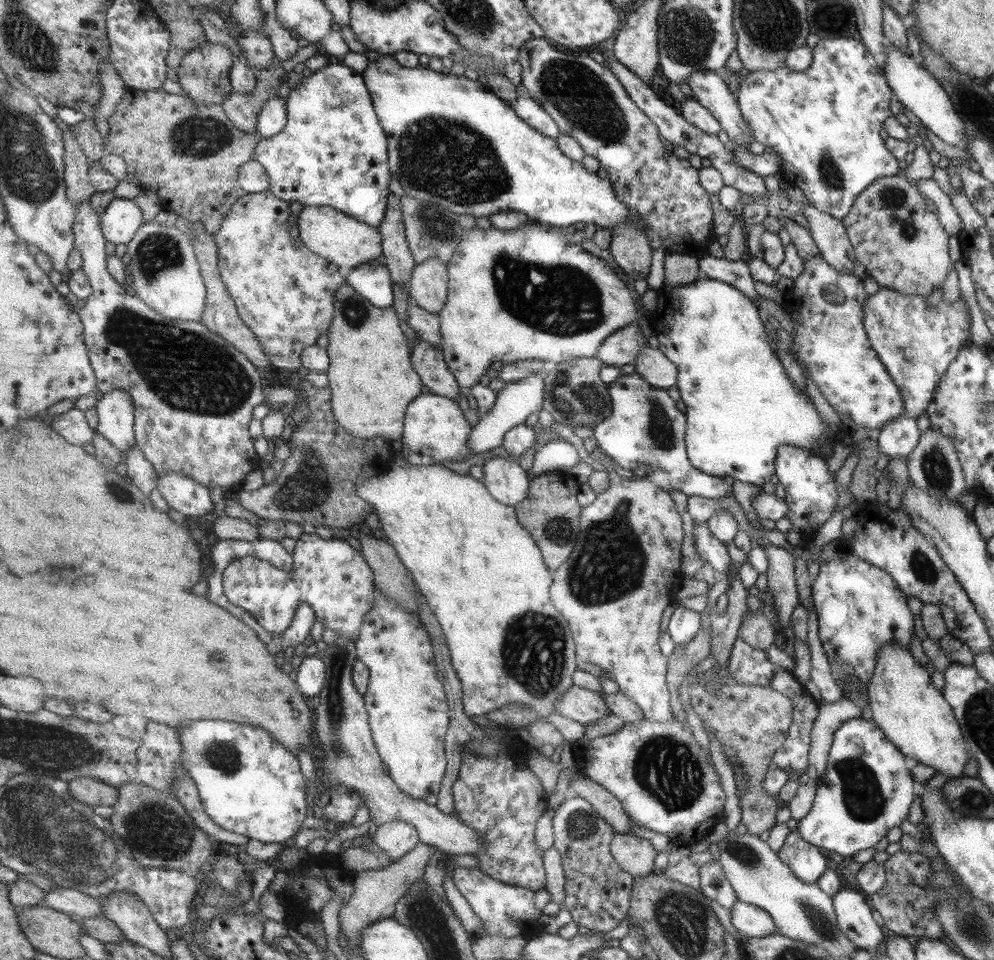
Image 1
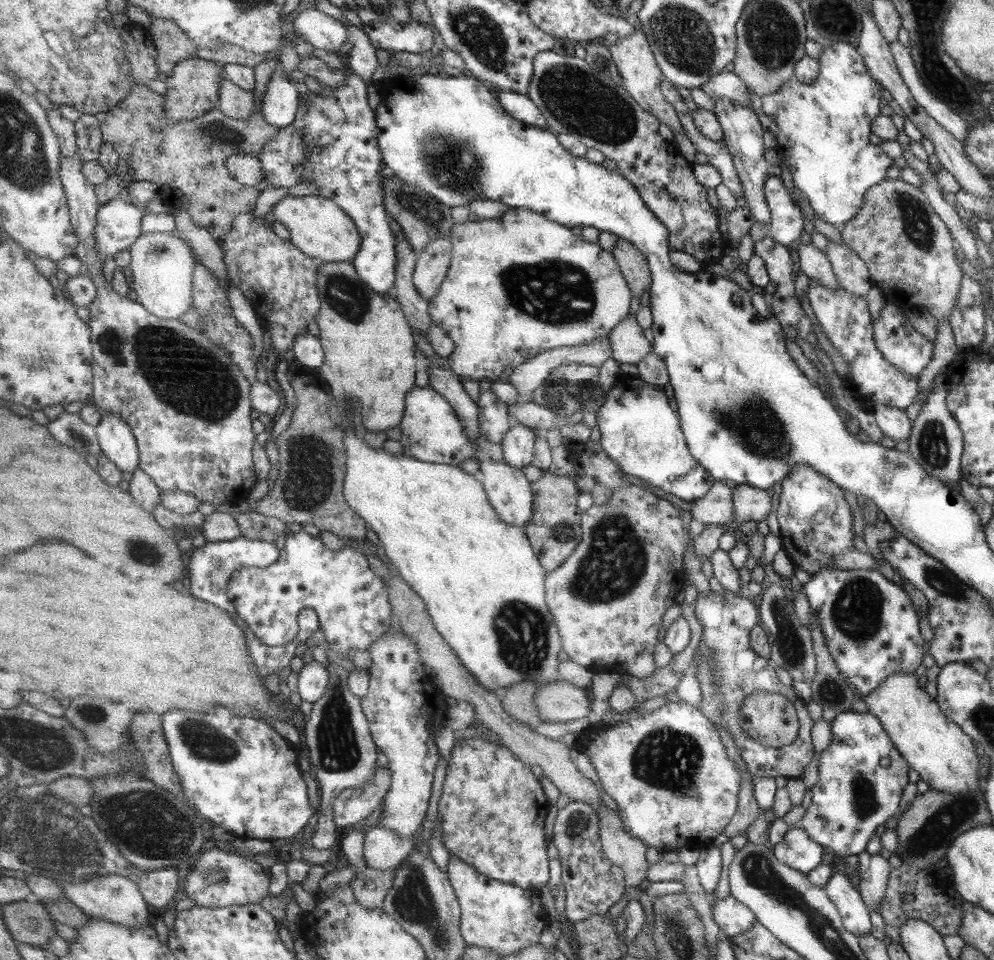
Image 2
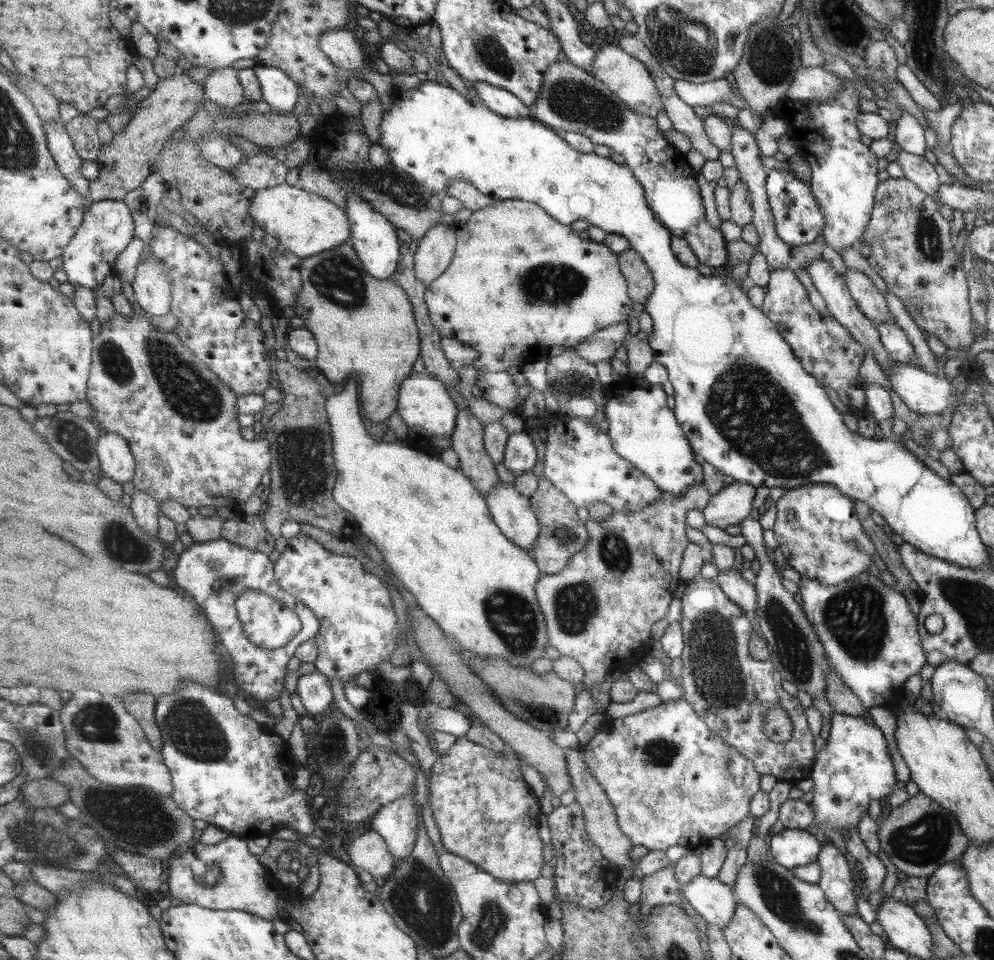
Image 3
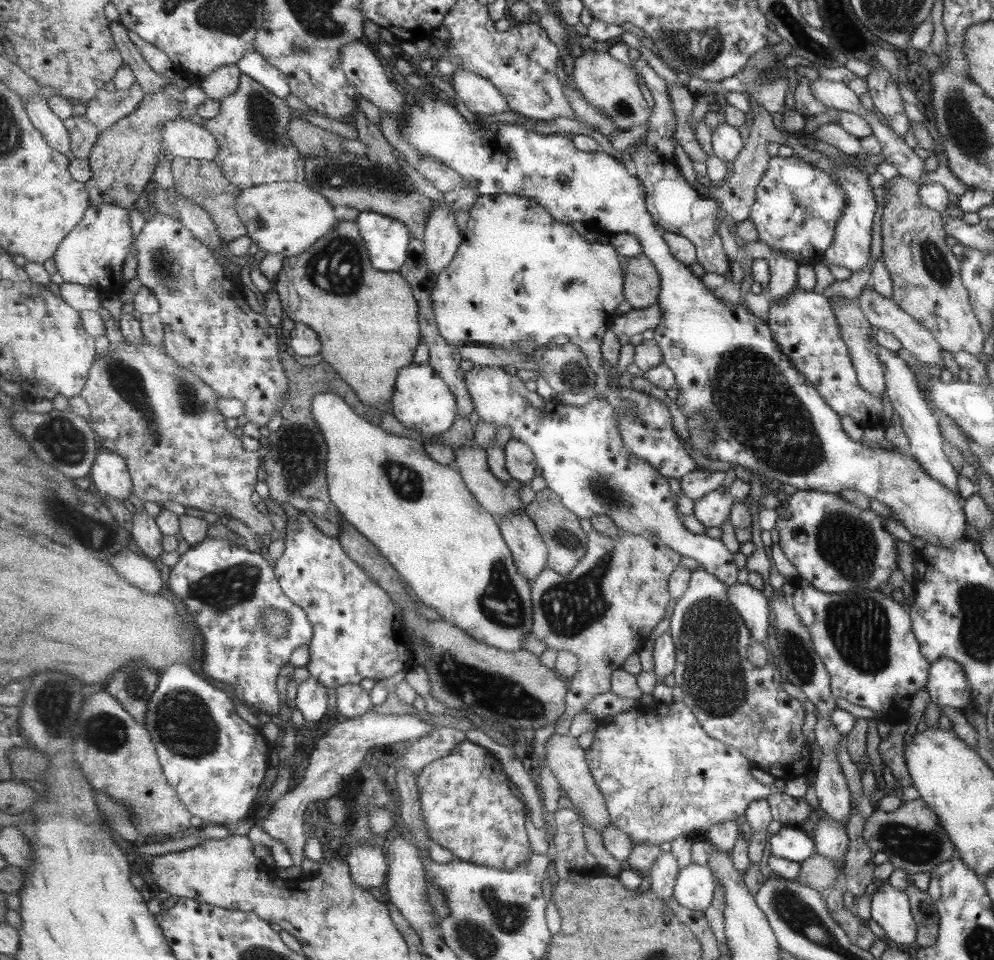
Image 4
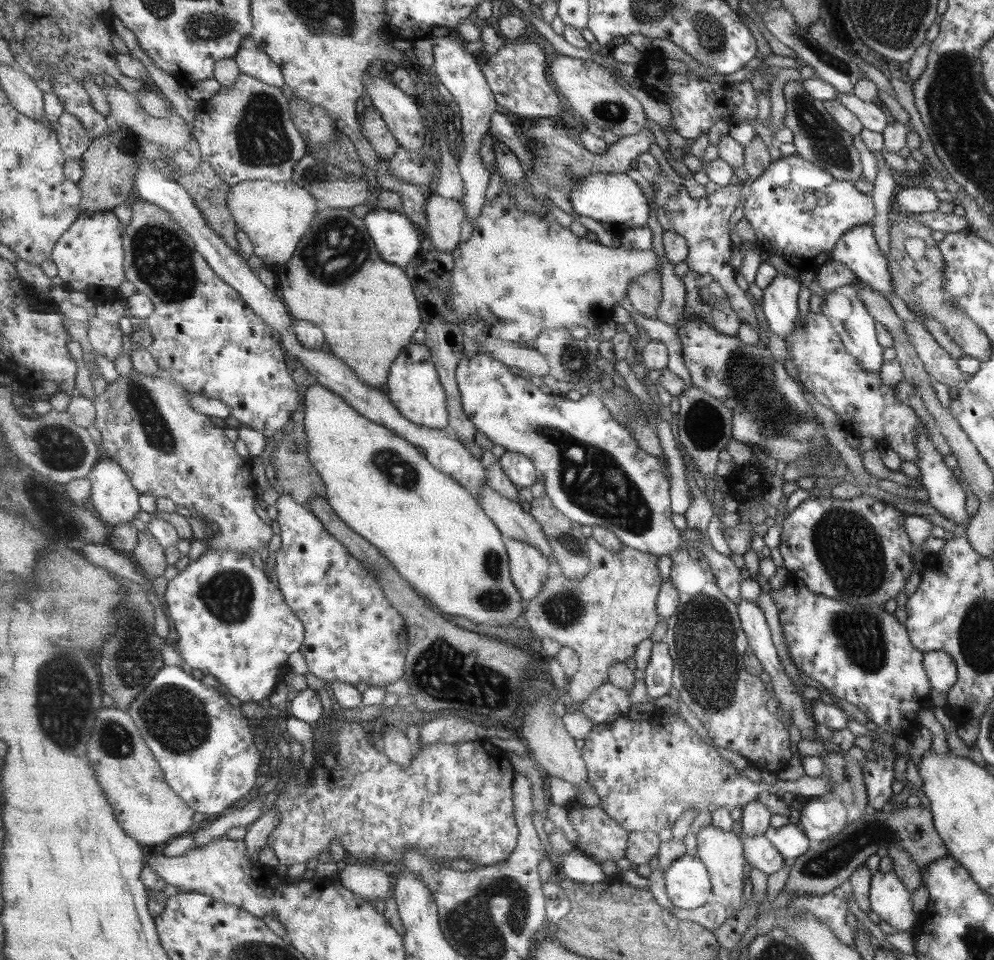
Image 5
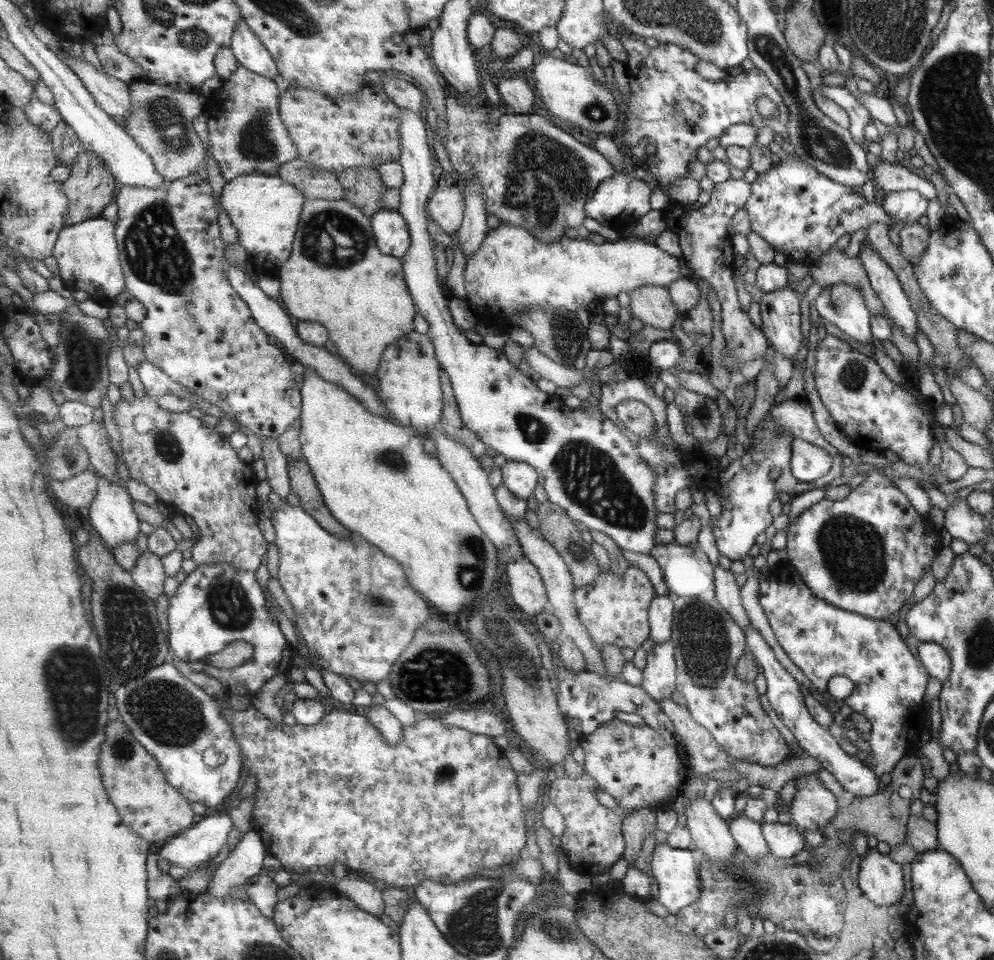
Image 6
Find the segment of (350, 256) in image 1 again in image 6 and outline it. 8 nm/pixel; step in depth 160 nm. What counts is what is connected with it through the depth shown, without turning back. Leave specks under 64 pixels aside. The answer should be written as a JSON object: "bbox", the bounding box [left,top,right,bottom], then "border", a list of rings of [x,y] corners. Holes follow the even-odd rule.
{"bbox":[220,174,305,278],"border":[[[242,174],[225,185],[220,198],[222,207],[239,231],[238,242],[249,253],[251,272],[259,278],[279,278],[280,270],[294,249],[305,199],[301,190],[277,174]]]}

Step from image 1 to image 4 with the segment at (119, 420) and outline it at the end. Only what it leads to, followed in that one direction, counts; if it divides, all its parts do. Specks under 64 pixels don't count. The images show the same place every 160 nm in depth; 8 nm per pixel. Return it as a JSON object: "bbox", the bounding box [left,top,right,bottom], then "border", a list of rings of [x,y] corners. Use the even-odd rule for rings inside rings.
{"bbox":[90,447,134,503],"border":[[[101,447],[90,477],[94,491],[99,492],[105,499],[117,499],[125,503],[134,492],[132,474],[126,460],[104,447]]]}

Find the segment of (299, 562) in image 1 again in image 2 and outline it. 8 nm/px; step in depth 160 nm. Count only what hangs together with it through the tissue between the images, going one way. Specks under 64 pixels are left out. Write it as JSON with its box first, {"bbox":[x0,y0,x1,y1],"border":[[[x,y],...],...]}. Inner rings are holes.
{"bbox":[228,532,396,657],"border":[[[307,532],[289,533],[281,550],[280,560],[265,569],[259,567],[243,567],[233,574],[228,584],[228,595],[237,607],[241,618],[253,630],[257,639],[267,647],[287,646],[300,632],[300,612],[303,609],[313,609],[320,618],[320,626],[325,633],[327,643],[337,656],[345,657],[348,652],[369,650],[381,637],[385,637],[392,626],[396,624],[390,594],[386,580],[379,578],[371,566],[361,547],[347,542],[339,551],[331,551],[321,538],[311,536]]]}

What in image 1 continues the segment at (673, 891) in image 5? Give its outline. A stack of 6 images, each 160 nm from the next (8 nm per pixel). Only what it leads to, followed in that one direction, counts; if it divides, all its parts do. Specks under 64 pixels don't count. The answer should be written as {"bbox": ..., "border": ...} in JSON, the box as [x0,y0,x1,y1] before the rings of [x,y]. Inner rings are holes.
{"bbox":[729,901,778,938],"border":[[[735,901],[729,909],[731,926],[739,936],[747,938],[763,938],[770,934],[778,933],[772,918],[752,904]]]}

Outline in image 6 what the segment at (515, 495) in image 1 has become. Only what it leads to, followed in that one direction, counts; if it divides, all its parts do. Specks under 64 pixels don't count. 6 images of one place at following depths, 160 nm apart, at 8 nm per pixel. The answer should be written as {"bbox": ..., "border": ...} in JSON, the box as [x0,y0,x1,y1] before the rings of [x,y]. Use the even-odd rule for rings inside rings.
{"bbox":[505,558,548,616],"border":[[[519,558],[505,566],[505,580],[512,602],[527,616],[535,616],[548,609],[547,591],[540,572],[527,558]]]}

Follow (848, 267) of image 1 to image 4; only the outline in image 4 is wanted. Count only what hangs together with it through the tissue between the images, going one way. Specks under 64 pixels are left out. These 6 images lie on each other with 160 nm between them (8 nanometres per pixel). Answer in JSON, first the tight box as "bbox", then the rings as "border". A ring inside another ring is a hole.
{"bbox":[855,285,944,371],"border":[[[866,285],[860,295],[855,298],[855,304],[859,306],[859,310],[863,312],[874,330],[883,329],[890,332],[915,360],[936,366],[941,371],[944,369],[943,361],[941,361],[941,345],[933,338],[931,332],[902,312],[890,299],[877,294],[870,286]]]}

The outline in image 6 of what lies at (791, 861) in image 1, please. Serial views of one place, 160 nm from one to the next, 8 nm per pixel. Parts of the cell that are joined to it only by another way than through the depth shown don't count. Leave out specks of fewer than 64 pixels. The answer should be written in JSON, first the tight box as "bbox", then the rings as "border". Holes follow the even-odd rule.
{"bbox":[760,821,805,859],"border":[[[777,821],[763,823],[760,829],[768,848],[768,854],[774,857],[791,859],[805,846],[803,837],[792,823],[781,824]]]}

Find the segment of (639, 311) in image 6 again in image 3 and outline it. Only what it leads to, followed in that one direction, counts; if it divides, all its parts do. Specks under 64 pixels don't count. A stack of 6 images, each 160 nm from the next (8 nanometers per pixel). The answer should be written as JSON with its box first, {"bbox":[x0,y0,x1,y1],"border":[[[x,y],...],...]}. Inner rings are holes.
{"bbox":[620,248,655,305],"border":[[[629,248],[620,253],[620,267],[628,281],[628,297],[633,299],[633,303],[644,305],[655,287],[654,280],[651,280],[652,272],[647,270],[648,265]]]}

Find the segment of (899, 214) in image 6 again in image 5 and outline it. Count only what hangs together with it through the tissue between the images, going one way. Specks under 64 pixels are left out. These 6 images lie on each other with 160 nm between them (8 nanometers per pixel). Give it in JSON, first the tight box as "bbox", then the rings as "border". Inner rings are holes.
{"bbox":[893,185,939,215],"border":[[[908,185],[897,188],[893,201],[900,210],[915,215],[937,211],[937,203],[939,202],[929,187],[915,188]]]}

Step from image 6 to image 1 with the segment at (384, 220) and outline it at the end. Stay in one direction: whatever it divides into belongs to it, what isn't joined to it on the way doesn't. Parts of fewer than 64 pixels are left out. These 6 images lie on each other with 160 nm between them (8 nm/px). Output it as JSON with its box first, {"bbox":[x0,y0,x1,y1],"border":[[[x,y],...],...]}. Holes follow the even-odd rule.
{"bbox":[253,60,394,308],"border":[[[333,60],[329,67],[302,78],[286,101],[288,123],[285,130],[271,138],[262,138],[253,158],[269,175],[268,189],[287,202],[299,201],[305,206],[332,206],[351,218],[380,228],[392,194],[389,191],[392,172],[387,152],[387,133],[375,112],[373,96],[364,83],[364,75],[340,60]],[[384,260],[357,266],[348,274],[347,282],[377,308],[393,307],[394,280]]]}

